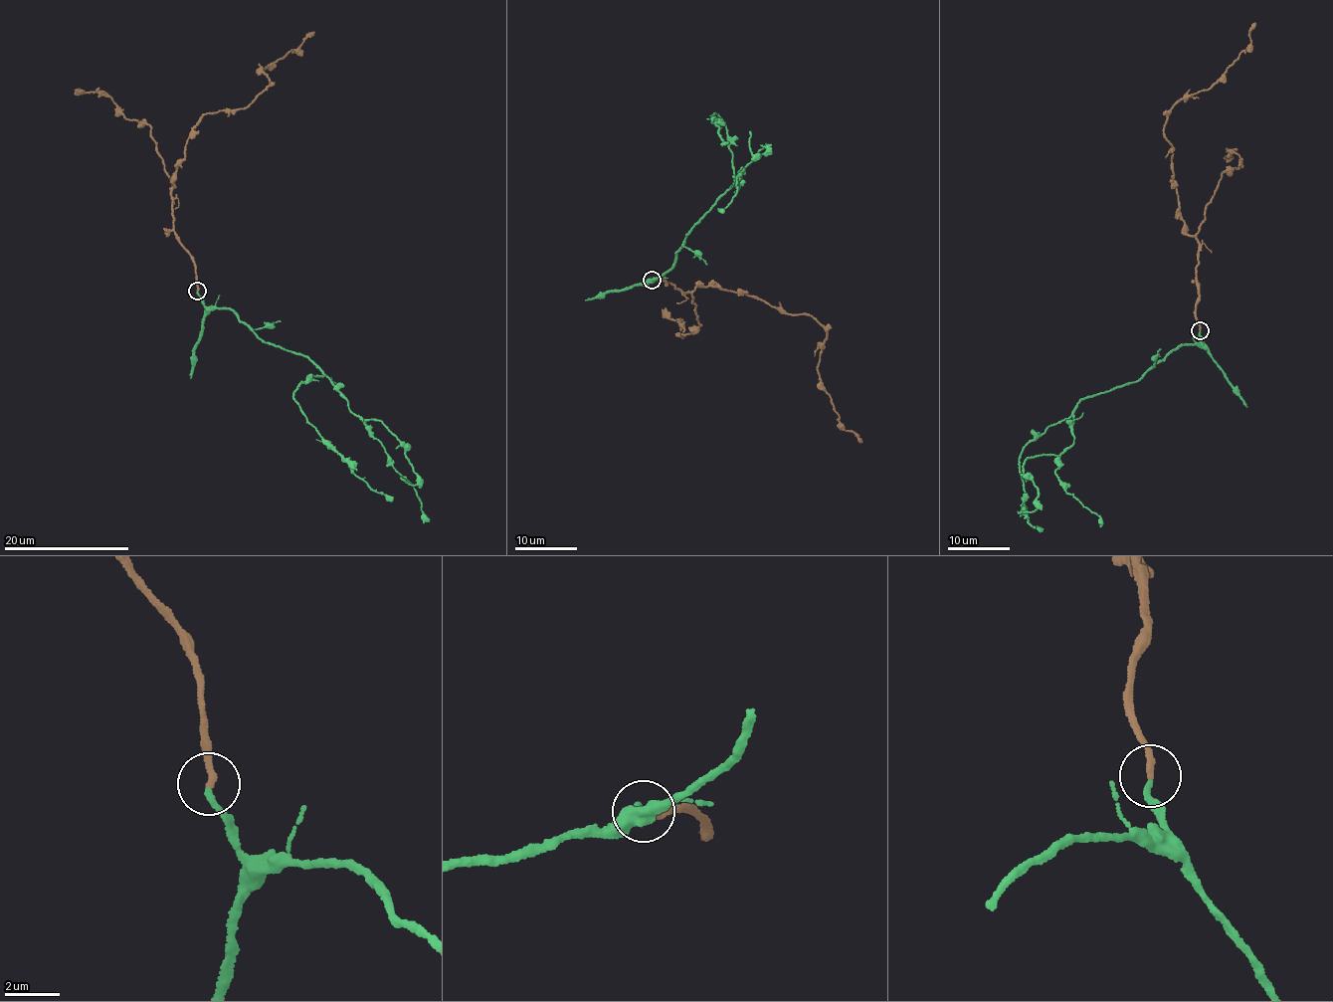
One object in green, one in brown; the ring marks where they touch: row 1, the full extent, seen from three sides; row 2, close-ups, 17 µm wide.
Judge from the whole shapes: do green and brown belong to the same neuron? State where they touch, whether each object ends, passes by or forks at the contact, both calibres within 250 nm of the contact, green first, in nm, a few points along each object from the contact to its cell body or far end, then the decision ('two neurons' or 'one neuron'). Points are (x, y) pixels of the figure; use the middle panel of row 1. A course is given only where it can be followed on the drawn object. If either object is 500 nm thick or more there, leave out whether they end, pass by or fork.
place (652, 280); green ends; brown ends; calibres 200 and 240 nm; course green (652, 279), (671, 271), (689, 232), (734, 182), (726, 130), (714, 112), (720, 136), (727, 142); course brown (652, 279), (686, 294), (698, 285), (721, 288), (809, 315), (826, 334), (821, 383), (841, 425), (860, 442); one neuron

